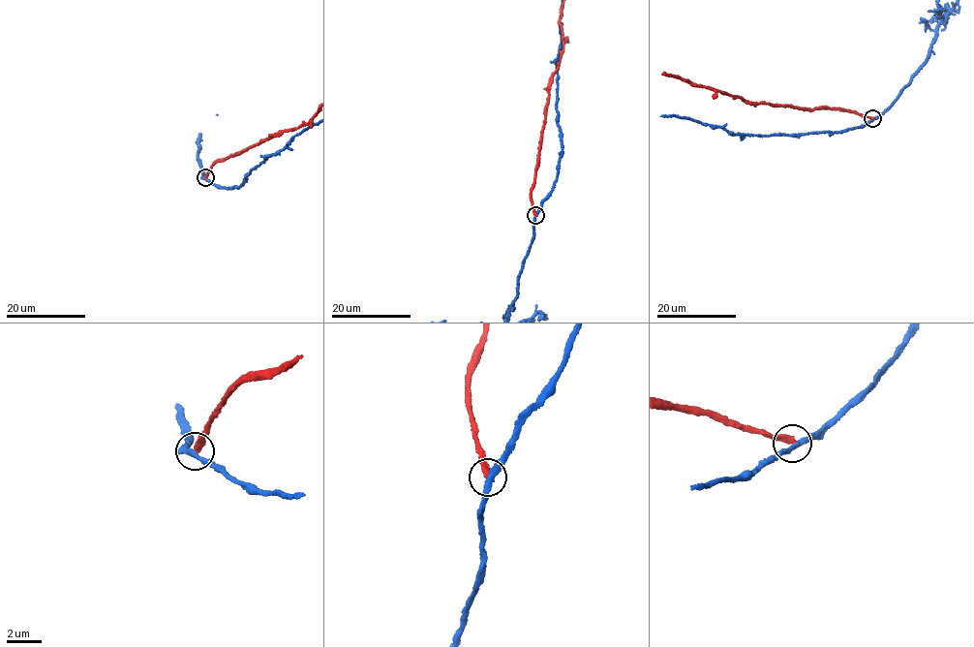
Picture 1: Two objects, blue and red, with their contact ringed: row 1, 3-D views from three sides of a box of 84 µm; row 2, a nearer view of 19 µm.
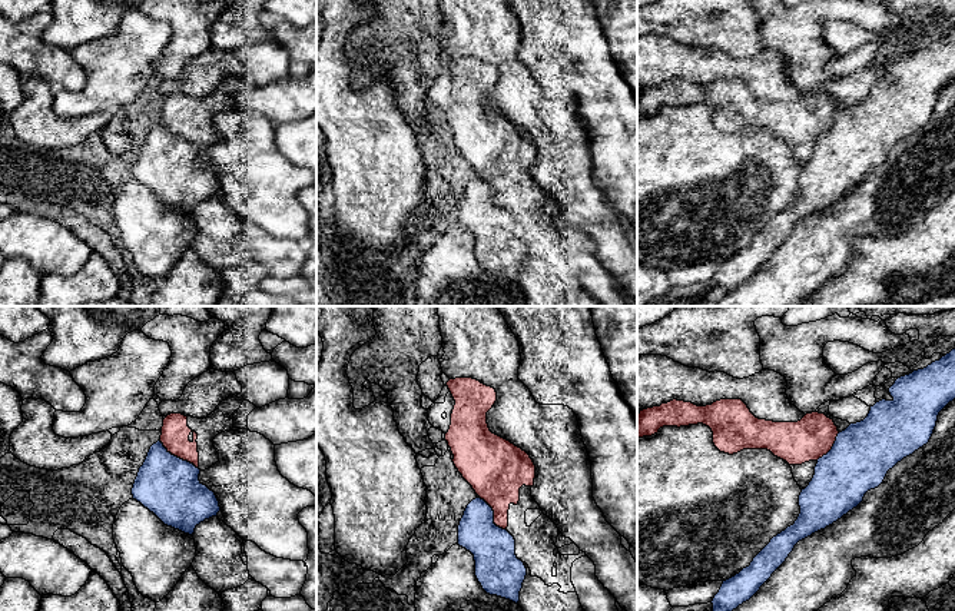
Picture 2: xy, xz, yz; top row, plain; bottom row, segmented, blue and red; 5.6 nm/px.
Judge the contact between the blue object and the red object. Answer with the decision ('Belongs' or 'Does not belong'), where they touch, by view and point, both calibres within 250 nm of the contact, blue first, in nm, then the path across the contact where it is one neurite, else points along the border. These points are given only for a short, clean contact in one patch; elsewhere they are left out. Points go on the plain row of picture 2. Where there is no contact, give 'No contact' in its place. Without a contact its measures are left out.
Does not belong. Touches blue at xy (179, 138). Thickness 340 nm (blue) against 160 nm. Boundary: xy (159, 120), (172, 133), (192, 142), (198, 148)

